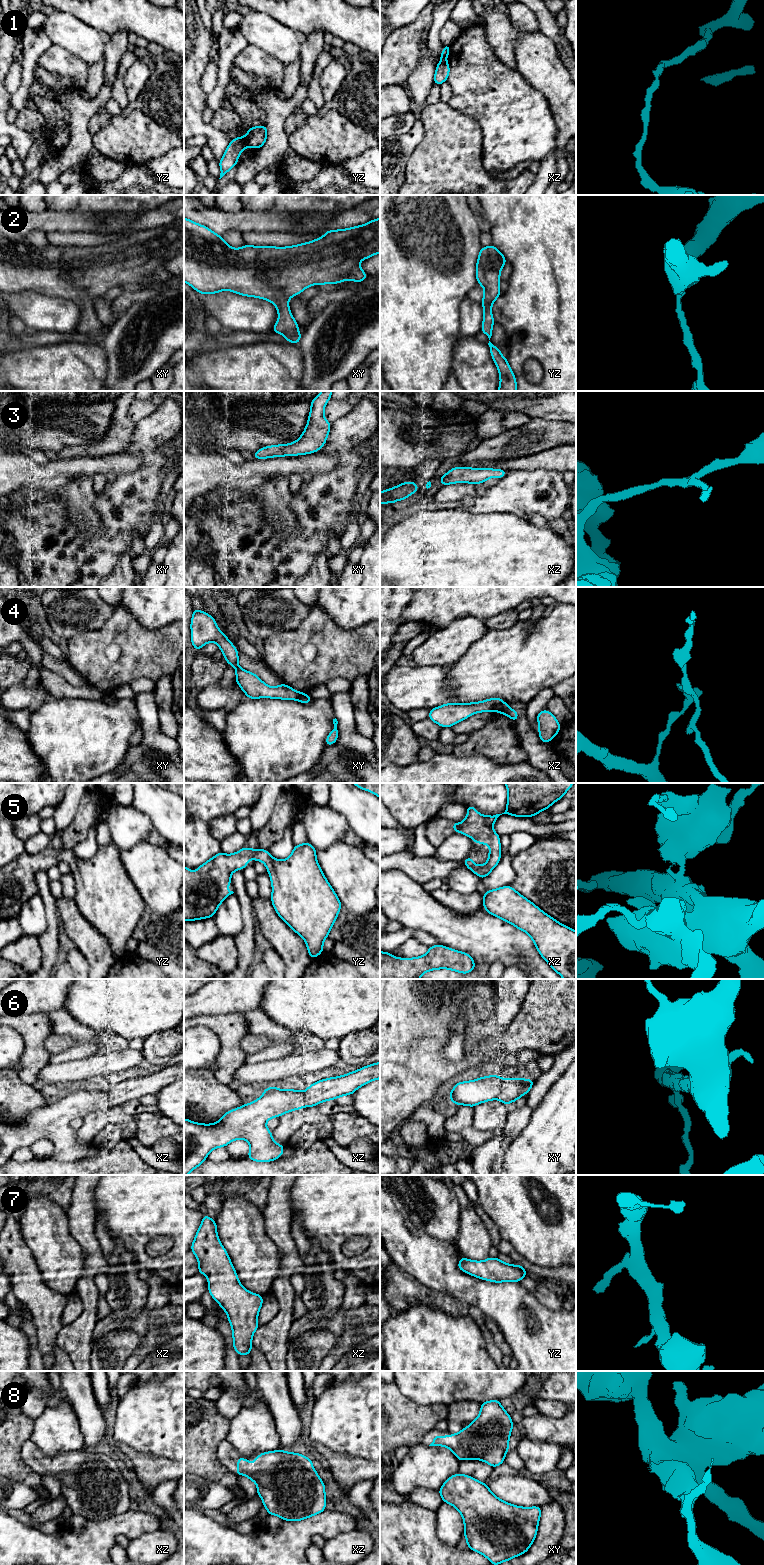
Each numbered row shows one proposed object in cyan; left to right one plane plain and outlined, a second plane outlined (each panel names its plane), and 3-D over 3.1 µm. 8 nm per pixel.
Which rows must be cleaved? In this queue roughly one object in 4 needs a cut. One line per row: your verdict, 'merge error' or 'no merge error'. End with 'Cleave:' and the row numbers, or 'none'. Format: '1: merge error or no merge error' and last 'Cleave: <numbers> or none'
1: merge error
2: no merge error
3: no merge error
4: merge error
5: no merge error
6: no merge error
7: no merge error
8: no merge error
Cleave: 1, 4

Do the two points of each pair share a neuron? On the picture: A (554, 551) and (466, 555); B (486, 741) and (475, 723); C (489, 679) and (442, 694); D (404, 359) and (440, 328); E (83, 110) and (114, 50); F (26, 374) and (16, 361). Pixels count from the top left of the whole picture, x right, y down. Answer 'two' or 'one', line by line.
A: one
B: two
C: two
D: one
E: two
F: one

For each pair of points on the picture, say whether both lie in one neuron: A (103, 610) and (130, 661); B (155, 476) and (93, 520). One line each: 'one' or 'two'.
A: two
B: two

